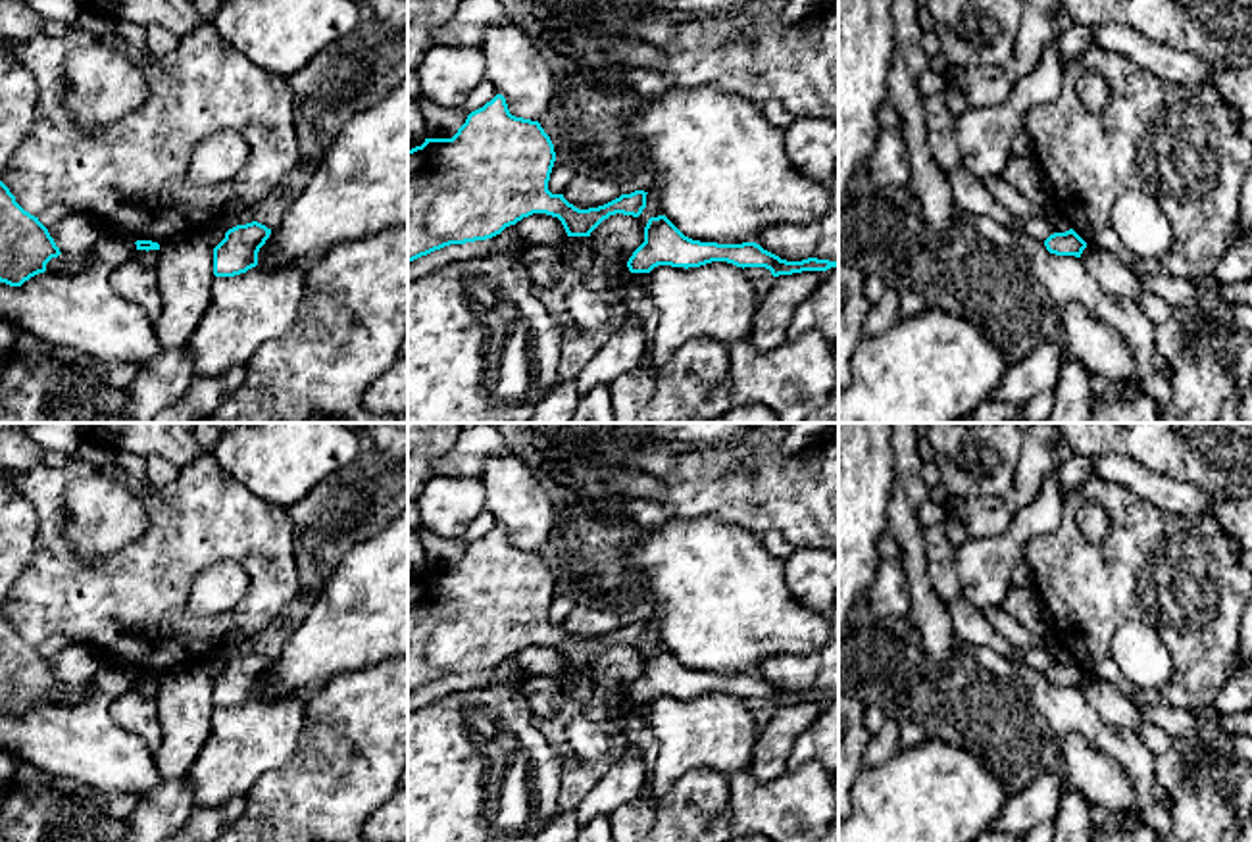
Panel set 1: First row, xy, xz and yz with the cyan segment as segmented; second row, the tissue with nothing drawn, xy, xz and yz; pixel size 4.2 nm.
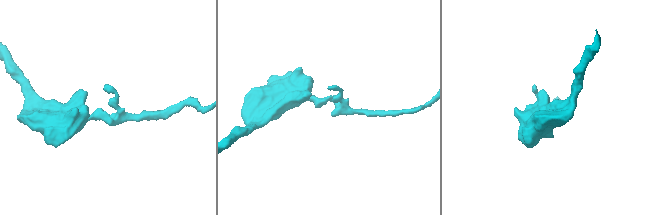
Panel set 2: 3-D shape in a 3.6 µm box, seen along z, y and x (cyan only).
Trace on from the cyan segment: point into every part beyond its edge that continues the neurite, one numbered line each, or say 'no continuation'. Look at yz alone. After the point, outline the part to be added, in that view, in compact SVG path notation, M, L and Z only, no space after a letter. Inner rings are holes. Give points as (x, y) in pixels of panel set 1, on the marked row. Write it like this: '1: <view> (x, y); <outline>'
no continuation

